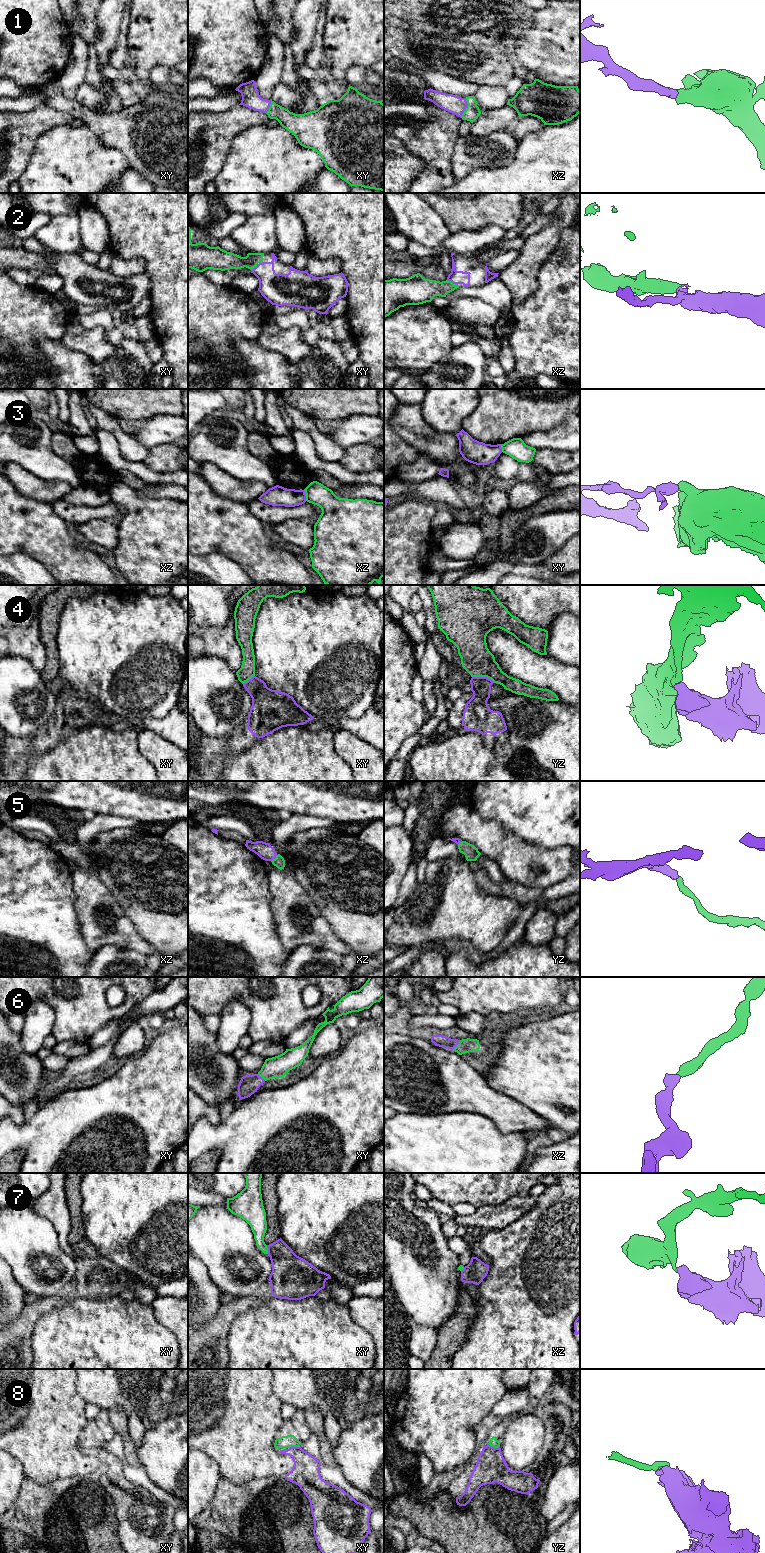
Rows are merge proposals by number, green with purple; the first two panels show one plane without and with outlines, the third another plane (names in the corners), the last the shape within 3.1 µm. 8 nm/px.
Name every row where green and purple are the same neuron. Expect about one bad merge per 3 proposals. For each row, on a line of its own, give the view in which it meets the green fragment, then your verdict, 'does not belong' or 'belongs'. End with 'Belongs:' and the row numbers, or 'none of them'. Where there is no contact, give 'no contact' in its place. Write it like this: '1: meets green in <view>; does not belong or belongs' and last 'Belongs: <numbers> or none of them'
1: meets green in xz; belongs
2: meets green in xy; belongs
3: meets green in xz; does not belong
4: meets green in yz; does not belong
5: meets green in xz; belongs
6: meets green in xz; belongs
7: meets green in xy; does not belong
8: meets green in yz; does not belong
Belongs: 1, 2, 5, 6

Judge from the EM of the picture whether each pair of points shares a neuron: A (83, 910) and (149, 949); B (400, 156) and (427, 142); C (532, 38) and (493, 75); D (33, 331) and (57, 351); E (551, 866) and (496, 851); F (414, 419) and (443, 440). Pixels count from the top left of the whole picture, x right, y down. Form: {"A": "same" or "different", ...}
{"A": "same", "B": "different", "C": "different", "D": "different", "E": "same", "F": "same"}

